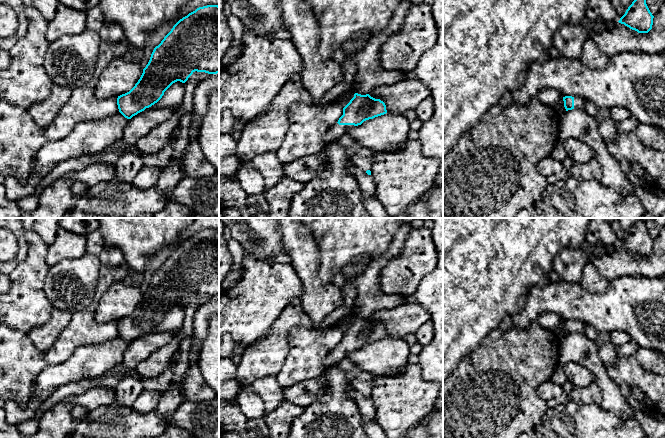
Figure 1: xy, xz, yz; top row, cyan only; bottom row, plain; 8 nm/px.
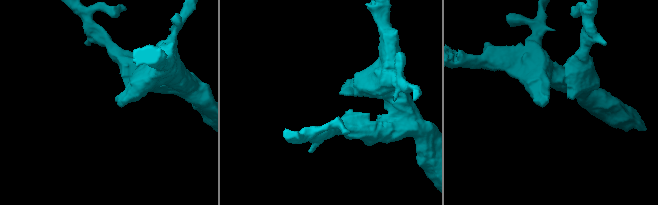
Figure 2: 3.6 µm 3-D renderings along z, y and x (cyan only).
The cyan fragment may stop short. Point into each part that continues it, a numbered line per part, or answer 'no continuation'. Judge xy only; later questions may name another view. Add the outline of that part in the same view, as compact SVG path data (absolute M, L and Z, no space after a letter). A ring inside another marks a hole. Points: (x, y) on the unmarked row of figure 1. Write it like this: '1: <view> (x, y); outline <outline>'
no continuation

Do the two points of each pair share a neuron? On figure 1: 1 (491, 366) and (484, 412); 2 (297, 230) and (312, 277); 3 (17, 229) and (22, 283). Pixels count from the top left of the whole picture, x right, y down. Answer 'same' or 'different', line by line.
1: same
2: same
3: different

